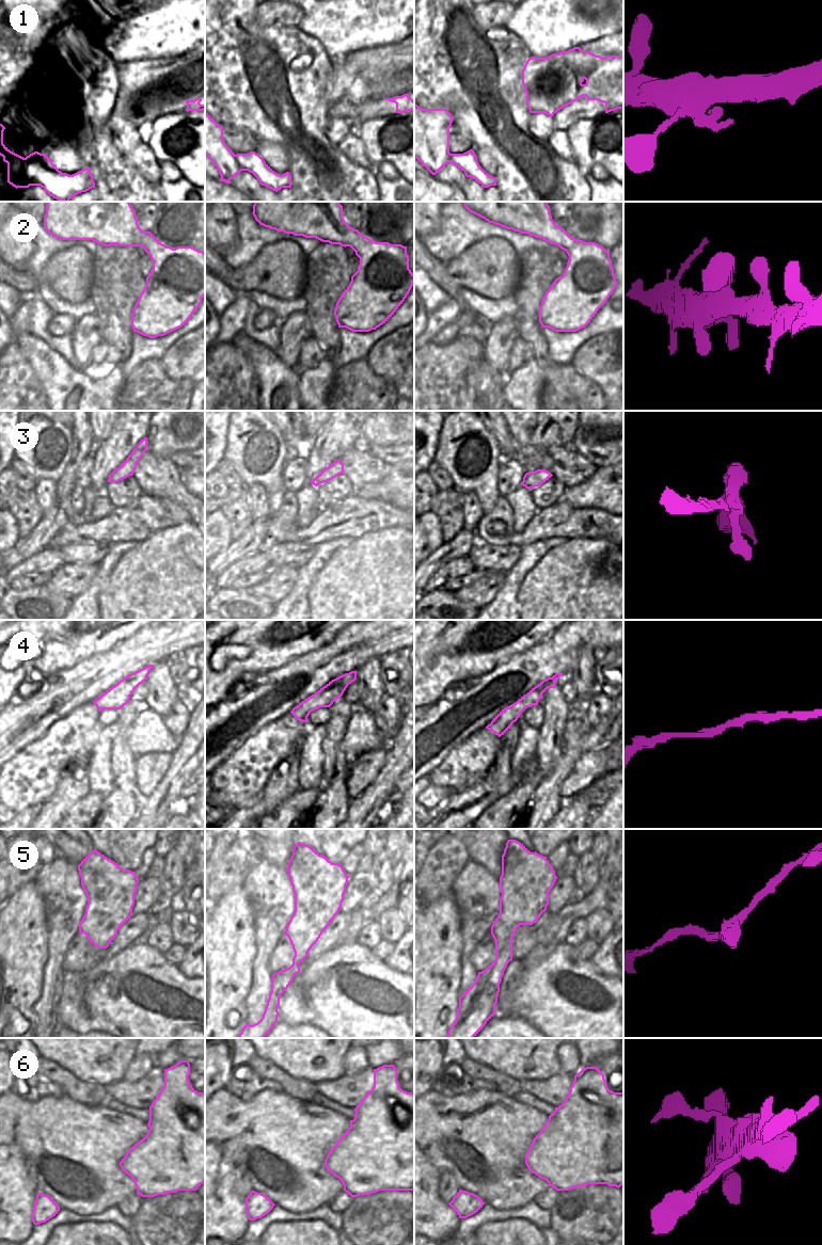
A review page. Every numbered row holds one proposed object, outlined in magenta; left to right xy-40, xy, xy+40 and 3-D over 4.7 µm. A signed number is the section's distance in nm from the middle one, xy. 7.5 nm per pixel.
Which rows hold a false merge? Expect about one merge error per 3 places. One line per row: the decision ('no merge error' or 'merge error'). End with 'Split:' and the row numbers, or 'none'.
1: no merge error
2: no merge error
3: no merge error
4: no merge error
5: no merge error
6: no merge error
Split: none

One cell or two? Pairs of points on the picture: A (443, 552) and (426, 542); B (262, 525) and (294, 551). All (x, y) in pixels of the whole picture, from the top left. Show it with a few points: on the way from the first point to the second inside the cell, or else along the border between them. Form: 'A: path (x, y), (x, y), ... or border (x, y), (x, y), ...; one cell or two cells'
A: border (444, 542), (425, 559); two cells
B: border (271, 542), (267, 543), (263, 548); two cells

